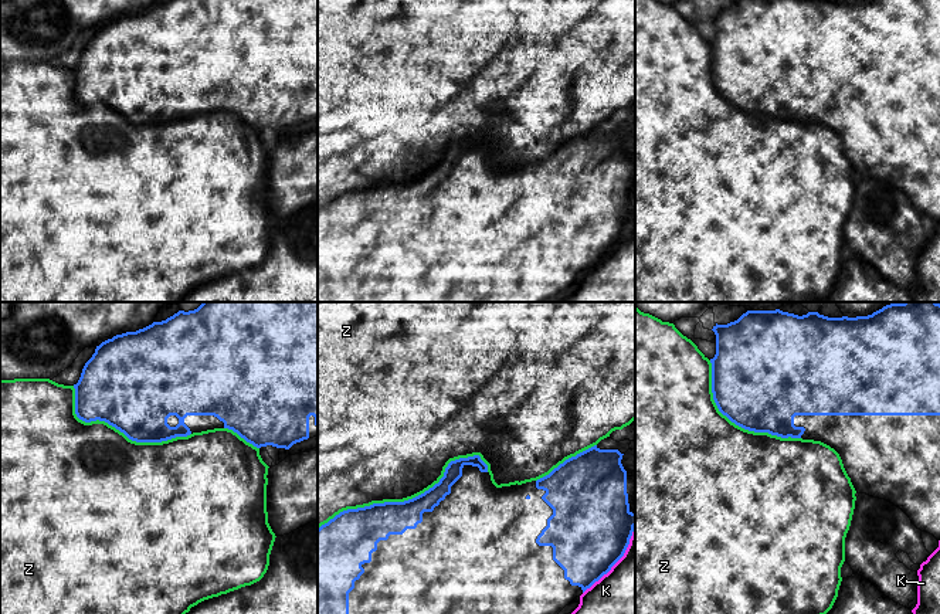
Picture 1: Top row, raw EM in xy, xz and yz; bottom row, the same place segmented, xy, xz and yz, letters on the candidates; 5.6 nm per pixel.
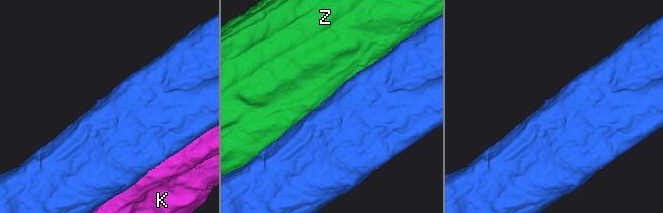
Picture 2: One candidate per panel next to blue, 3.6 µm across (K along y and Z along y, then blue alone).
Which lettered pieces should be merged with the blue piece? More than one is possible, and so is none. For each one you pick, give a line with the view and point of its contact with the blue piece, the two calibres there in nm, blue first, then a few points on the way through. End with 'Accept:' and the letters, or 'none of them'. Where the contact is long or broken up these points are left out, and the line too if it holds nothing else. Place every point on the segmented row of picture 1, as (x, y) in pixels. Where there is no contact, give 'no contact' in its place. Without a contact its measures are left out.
Accept: none of them

